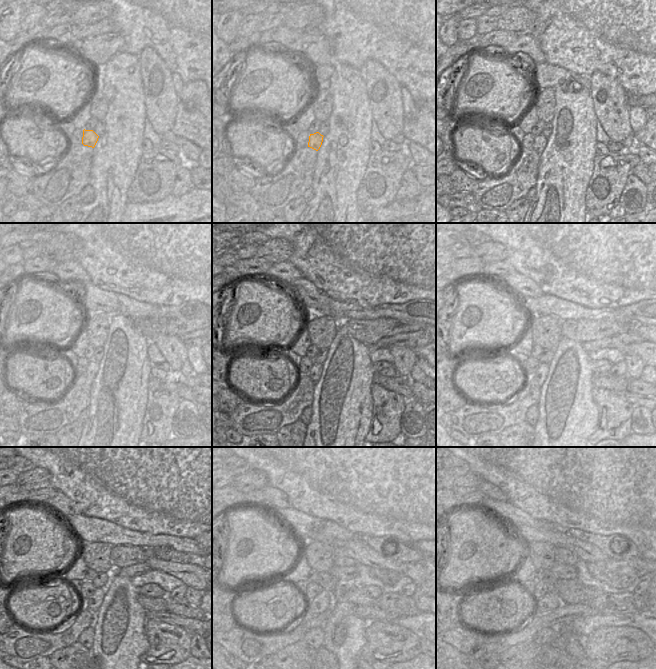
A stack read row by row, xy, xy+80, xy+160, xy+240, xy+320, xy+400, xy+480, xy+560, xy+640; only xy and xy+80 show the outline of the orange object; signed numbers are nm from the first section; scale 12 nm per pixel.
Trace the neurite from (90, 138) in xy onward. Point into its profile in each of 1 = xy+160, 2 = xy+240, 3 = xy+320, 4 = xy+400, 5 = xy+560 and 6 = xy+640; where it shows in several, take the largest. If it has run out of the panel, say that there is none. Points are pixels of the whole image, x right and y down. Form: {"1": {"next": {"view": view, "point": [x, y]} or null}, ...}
{"1": {"next": {"view": "xy+160", "point": [540, 142]}}, "2": {"next": {"view": "xy+240", "point": [93, 367]}}, "3": {"next": {"view": "xy+320", "point": [315, 373]}}, "4": {"next": {"view": "xy+400", "point": [540, 375]}}, "5": {"next": {"view": "xy+560", "point": [324, 601]}}, "6": {"next": {"view": "xy+640", "point": [550, 601]}}}

